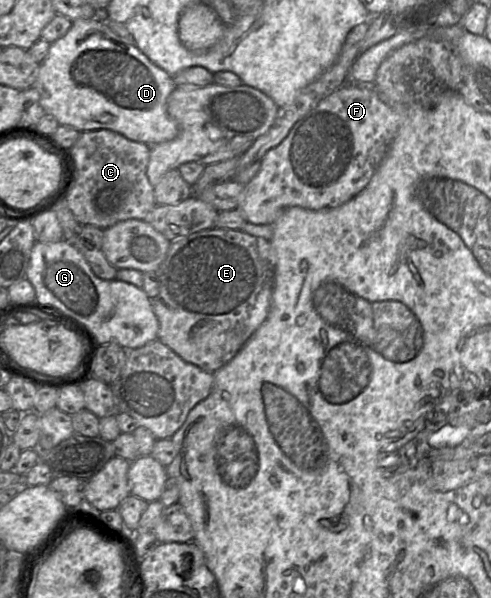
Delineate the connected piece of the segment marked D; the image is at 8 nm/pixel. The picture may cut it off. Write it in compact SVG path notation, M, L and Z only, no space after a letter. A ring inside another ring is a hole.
M78 18L72 21L69 31L63 37L51 43L47 57L40 64L34 87L40 93L40 104L46 114L54 116L60 125L74 127L80 132L107 129L117 132L132 141L142 142L150 146L173 140L179 133L177 123L167 112L168 97L176 88L171 76L152 63L148 57L139 50L136 44L131 45L125 42L121 37L112 32L108 26L95 18Z

